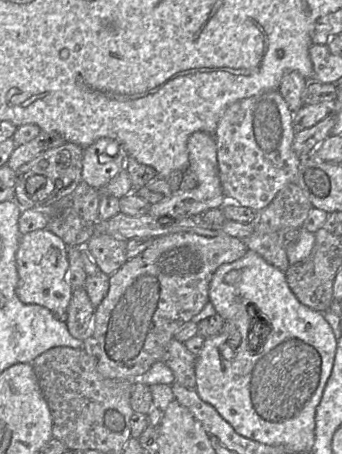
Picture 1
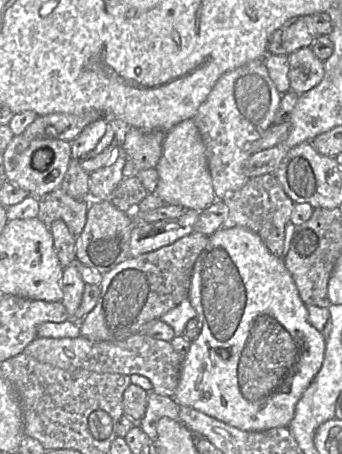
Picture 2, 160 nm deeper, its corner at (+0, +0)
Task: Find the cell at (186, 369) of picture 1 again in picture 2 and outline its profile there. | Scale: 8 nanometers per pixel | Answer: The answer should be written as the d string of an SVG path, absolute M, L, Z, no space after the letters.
M134 334L118 342L91 341L82 335L77 338L37 337L24 349L38 361L64 370L88 370L96 373L138 374L148 378L154 393L174 397L183 357L168 341L154 339L143 334Z

